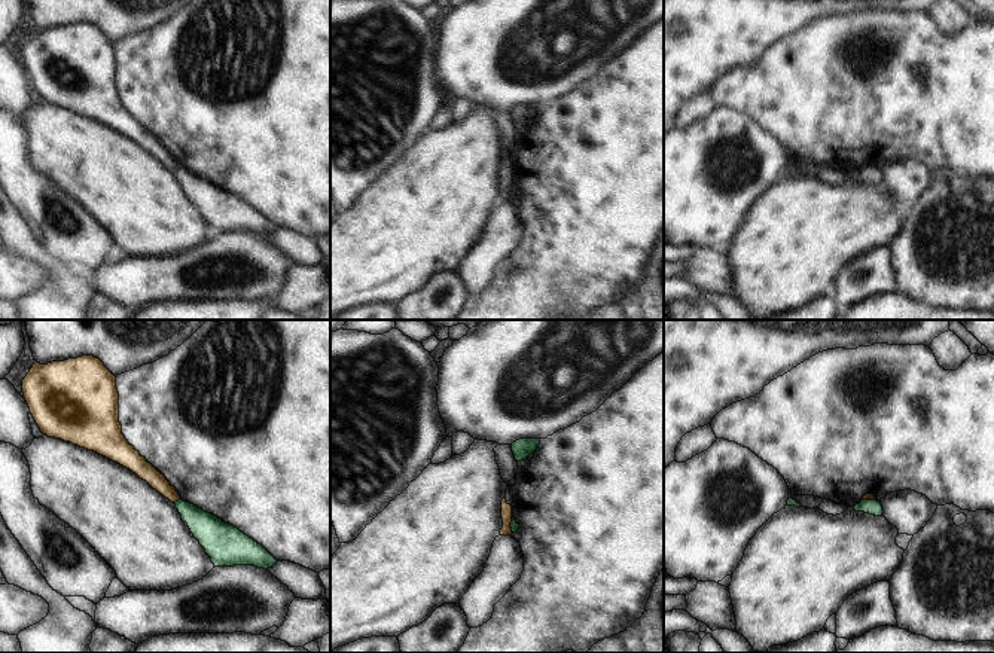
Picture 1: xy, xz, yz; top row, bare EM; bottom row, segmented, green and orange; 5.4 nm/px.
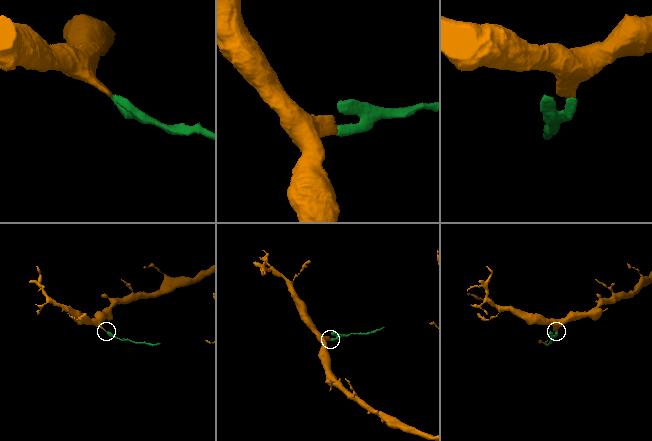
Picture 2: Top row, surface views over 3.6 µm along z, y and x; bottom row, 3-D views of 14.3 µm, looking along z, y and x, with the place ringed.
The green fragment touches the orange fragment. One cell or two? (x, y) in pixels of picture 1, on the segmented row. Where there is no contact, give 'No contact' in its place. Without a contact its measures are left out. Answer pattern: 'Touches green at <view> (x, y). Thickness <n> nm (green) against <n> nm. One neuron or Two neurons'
Touches green at xy (176, 502). Thickness 170 nm (green) against 100 nm. Two neurons

